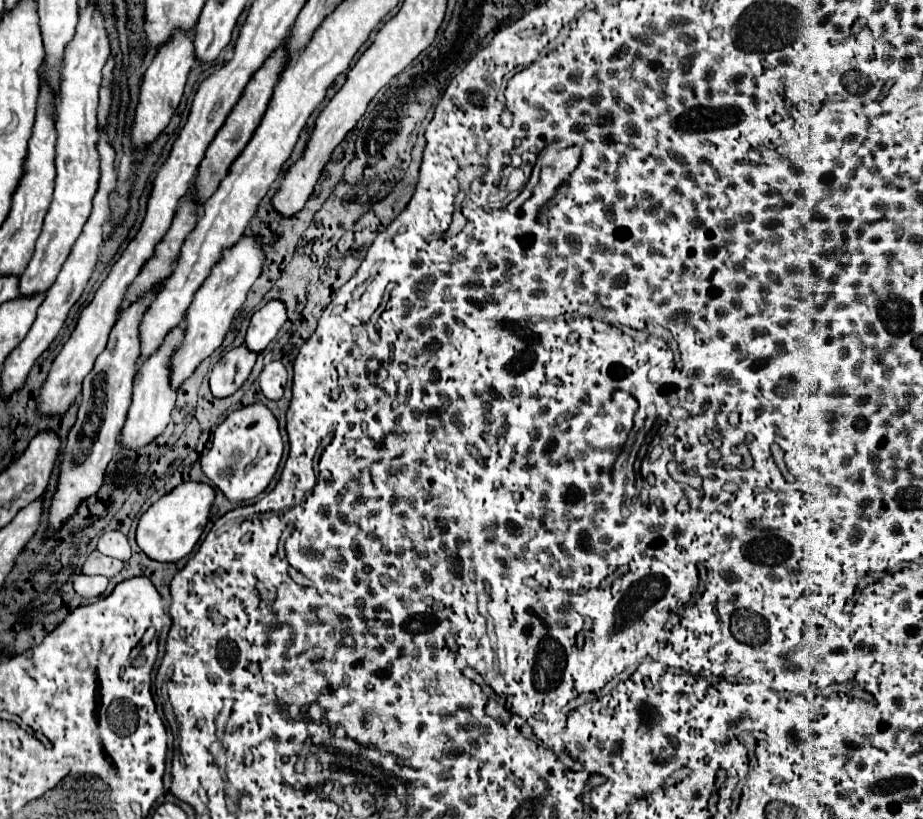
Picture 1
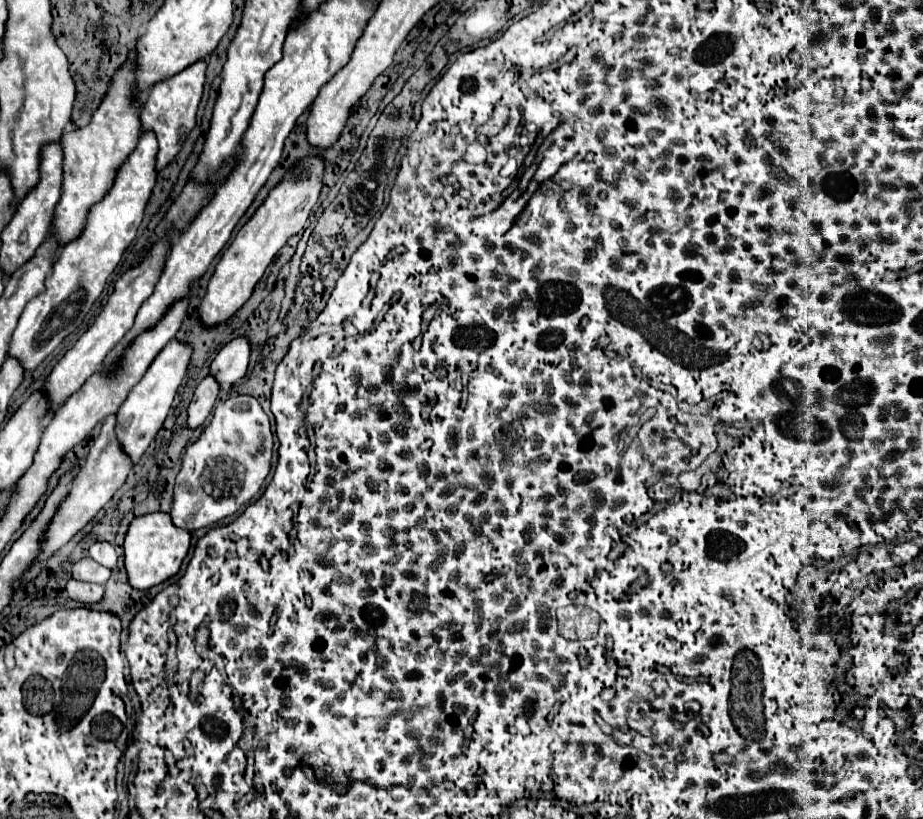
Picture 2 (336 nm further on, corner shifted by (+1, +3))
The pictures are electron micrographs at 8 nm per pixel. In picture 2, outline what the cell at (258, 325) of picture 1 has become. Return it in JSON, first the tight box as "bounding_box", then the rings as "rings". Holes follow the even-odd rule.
{"bounding_box":[211,335,251,385],"rings":[[[247,335],[229,341],[211,363],[211,375],[219,379],[219,385],[233,385],[245,377],[251,357],[251,343]]]}

